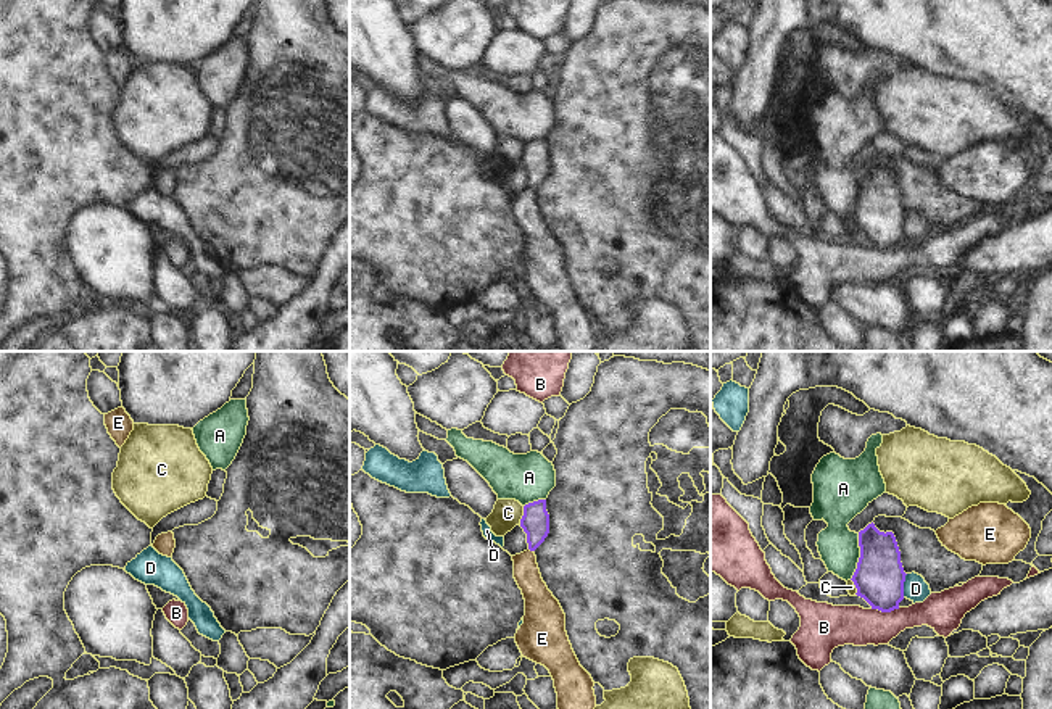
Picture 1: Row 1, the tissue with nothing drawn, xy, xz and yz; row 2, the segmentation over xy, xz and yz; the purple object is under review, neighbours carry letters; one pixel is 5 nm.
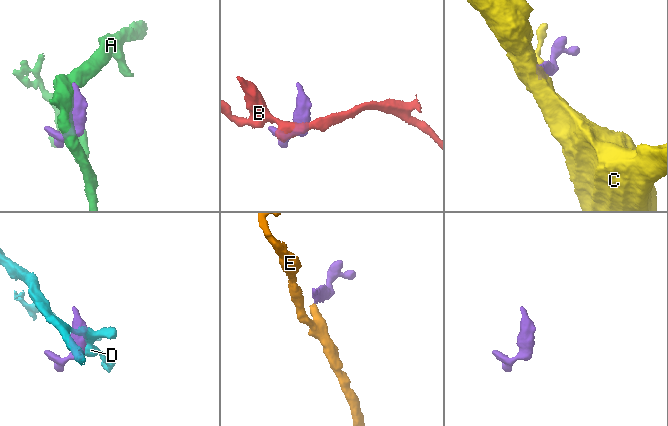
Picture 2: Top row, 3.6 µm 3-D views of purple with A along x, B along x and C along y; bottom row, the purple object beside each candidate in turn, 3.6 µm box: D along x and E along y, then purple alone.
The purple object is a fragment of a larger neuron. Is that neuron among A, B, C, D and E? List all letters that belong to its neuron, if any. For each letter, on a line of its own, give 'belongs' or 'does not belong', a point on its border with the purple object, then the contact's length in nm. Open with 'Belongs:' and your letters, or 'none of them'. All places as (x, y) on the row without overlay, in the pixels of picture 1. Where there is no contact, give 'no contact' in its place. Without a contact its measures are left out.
Belongs: E
A: does not belong; contact yz (857, 203); length 170 nm
B: does not belong; contact yz (885, 250); length 140 nm
C: does not belong; contact xz (522, 155); length 100 nm
D: does not belong; contact yz (902, 224); length 120 nm
E: belongs; contact xz (530, 189); length 30 nm

